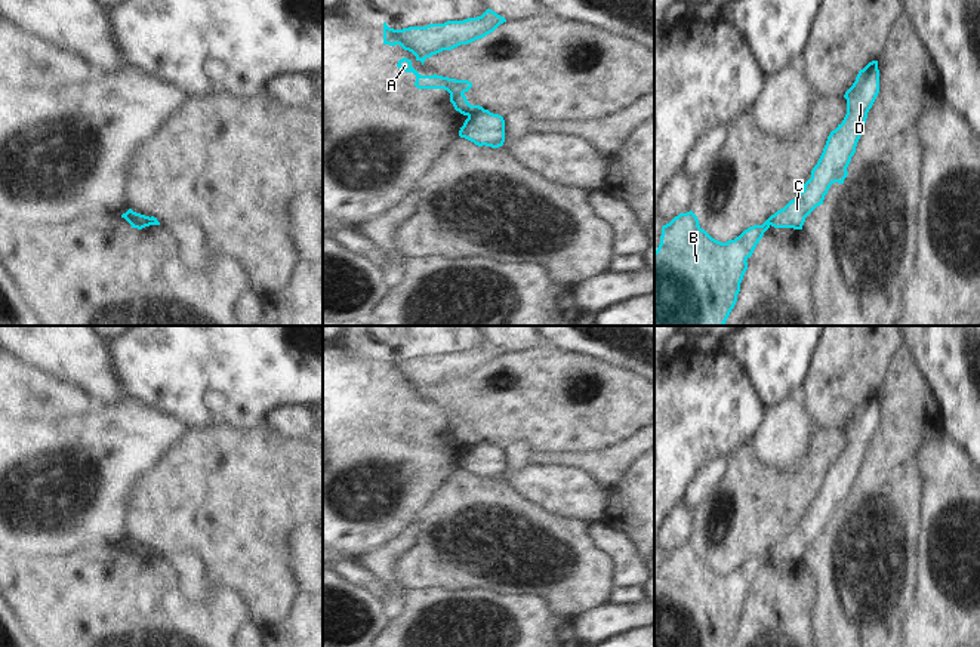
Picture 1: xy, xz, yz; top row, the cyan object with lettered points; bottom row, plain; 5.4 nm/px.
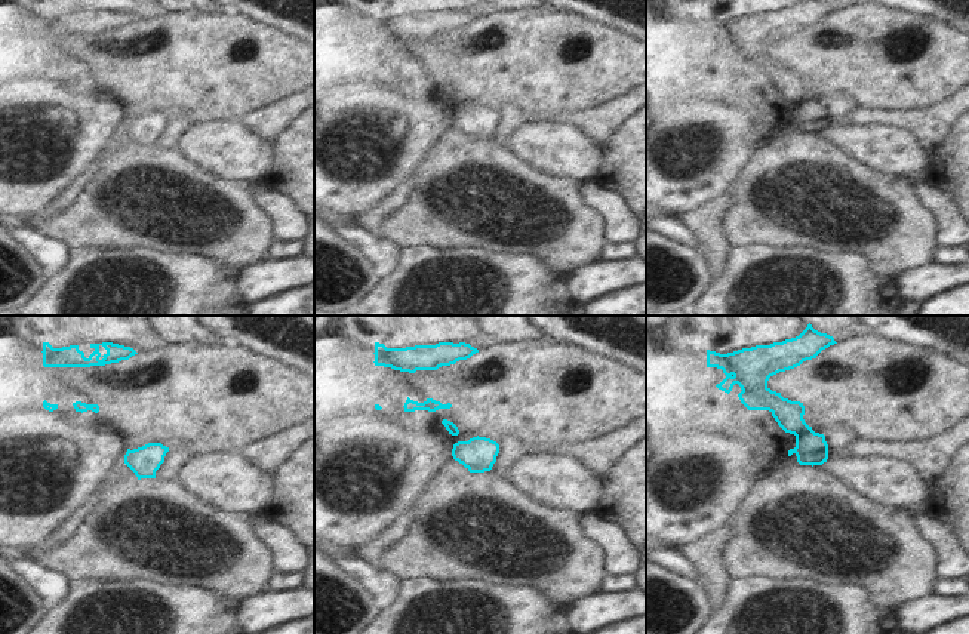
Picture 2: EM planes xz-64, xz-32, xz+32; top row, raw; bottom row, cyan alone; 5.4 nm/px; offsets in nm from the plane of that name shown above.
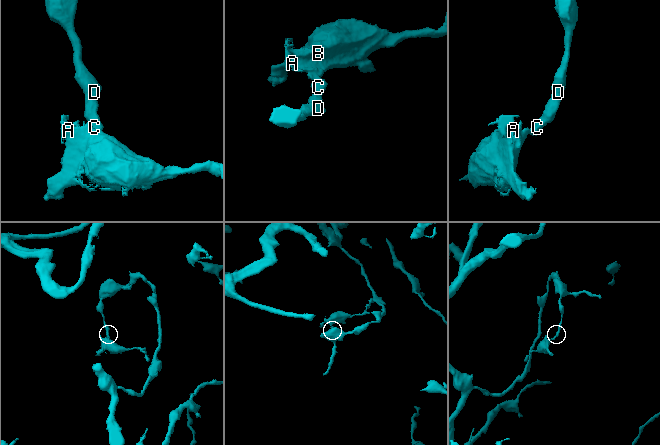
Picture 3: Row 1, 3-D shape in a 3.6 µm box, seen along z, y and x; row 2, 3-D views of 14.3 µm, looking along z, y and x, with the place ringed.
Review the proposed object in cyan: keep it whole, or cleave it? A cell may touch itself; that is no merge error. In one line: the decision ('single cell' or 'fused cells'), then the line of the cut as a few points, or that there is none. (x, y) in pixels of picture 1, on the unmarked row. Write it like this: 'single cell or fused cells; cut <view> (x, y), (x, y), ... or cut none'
fused cells; cut xz (483, 440), (468, 449)

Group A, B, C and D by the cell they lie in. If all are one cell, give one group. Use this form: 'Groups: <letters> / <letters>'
Groups: A B / C D

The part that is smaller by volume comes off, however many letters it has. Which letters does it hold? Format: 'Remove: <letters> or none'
Remove: A, B

